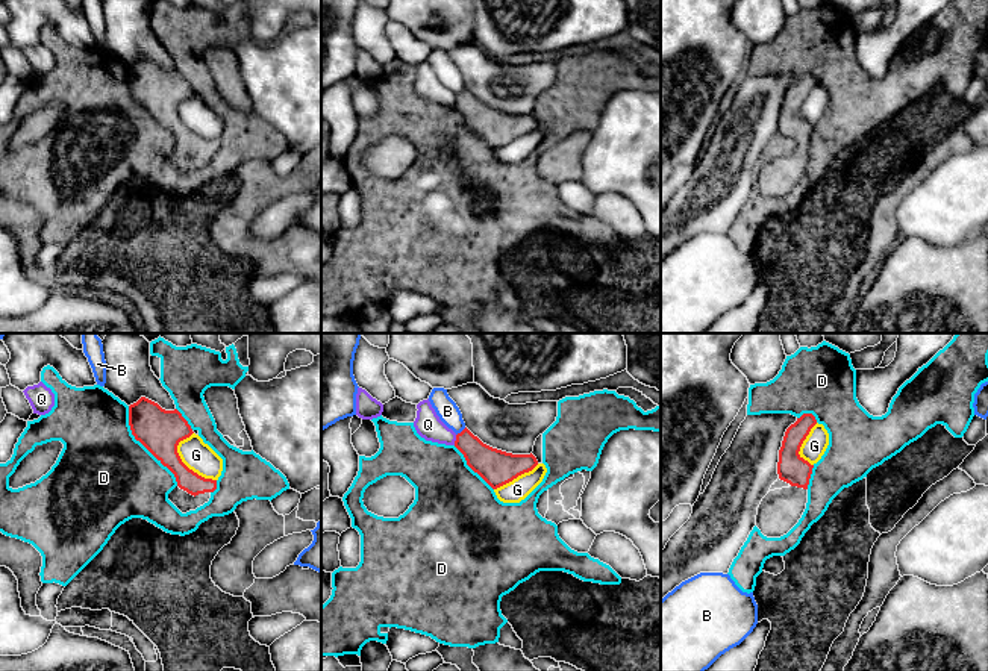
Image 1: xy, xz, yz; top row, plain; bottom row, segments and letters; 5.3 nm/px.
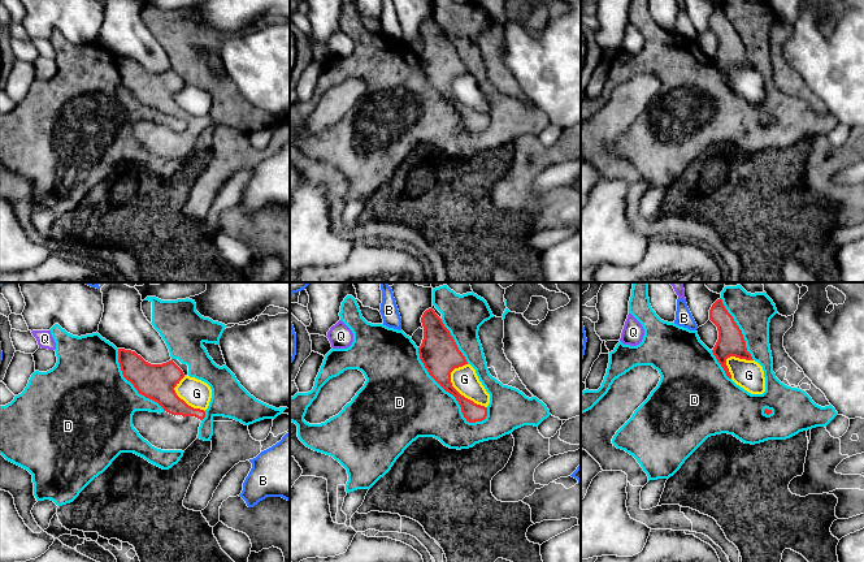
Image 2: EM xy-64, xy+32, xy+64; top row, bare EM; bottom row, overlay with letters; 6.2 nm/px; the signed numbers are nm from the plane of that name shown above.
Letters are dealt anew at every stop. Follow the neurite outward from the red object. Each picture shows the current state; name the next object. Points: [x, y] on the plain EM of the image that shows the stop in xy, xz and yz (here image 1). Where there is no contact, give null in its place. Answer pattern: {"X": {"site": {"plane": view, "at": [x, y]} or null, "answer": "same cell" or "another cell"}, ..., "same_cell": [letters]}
{"B": {"site": {"plane": "xz", "at": [462, 91]}, "answer": "another cell"}, "D": {"site": {"plane": "xy", "at": [144, 106]}, "answer": "another cell"}, "G": {"site": {"plane": "xy", "at": [187, 127]}, "answer": "another cell"}, "Q": {"site": {"plane": "xz", "at": [456, 100]}, "answer": "another cell"}, "same_cell": []}

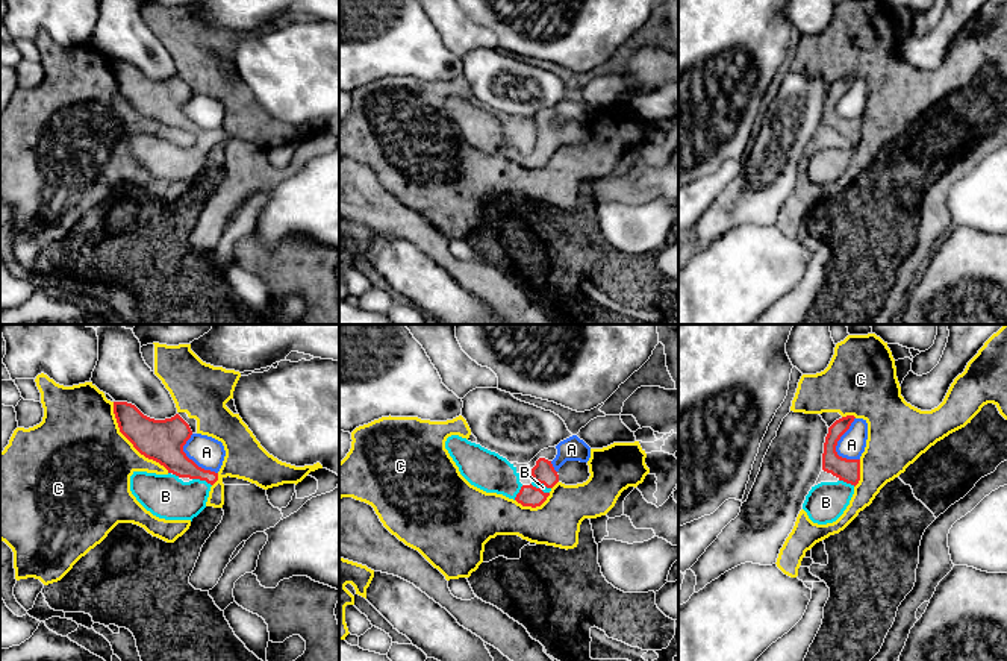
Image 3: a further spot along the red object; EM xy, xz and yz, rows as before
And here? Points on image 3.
{"A": {"site": {"plane": "yz", "at": [839, 99]}, "answer": "another cell"}, "B": {"site": {"plane": "xy", "at": [202, 140]}, "answer": "same cell"}, "C": {"site": {"plane": "xy", "at": [129, 100]}, "answer": "another cell"}, "same_cell": ["B"]}

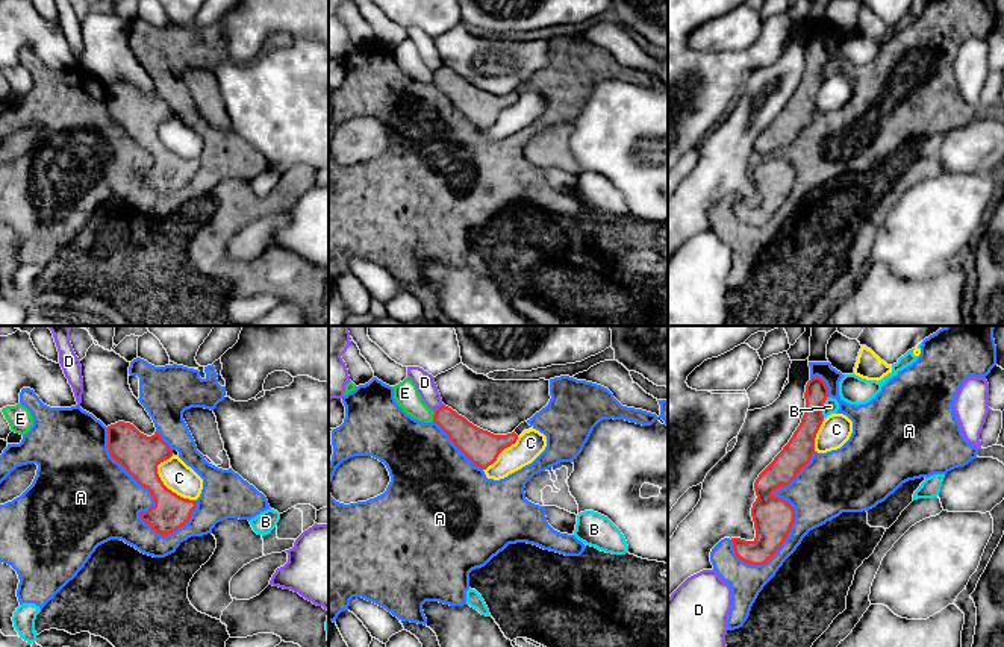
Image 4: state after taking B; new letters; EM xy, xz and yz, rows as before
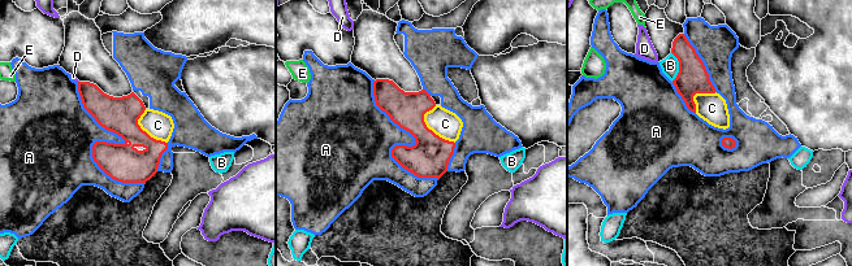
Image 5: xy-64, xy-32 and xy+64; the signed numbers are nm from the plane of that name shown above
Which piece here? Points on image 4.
{"A": {"site": {"plane": "xy", "at": [150, 153]}, "answer": "another cell"}, "B": {"site": {"plane": "yz", "at": [823, 67]}, "answer": "another cell"}, "C": {"site": {"plane": "xy", "at": [167, 149]}, "answer": "another cell"}, "D": {"site": {"plane": "xz", "at": [439, 68]}, "answer": "another cell"}, "E": {"site": {"plane": "xz", "at": [433, 78]}, "answer": "another cell"}, "same_cell": []}

